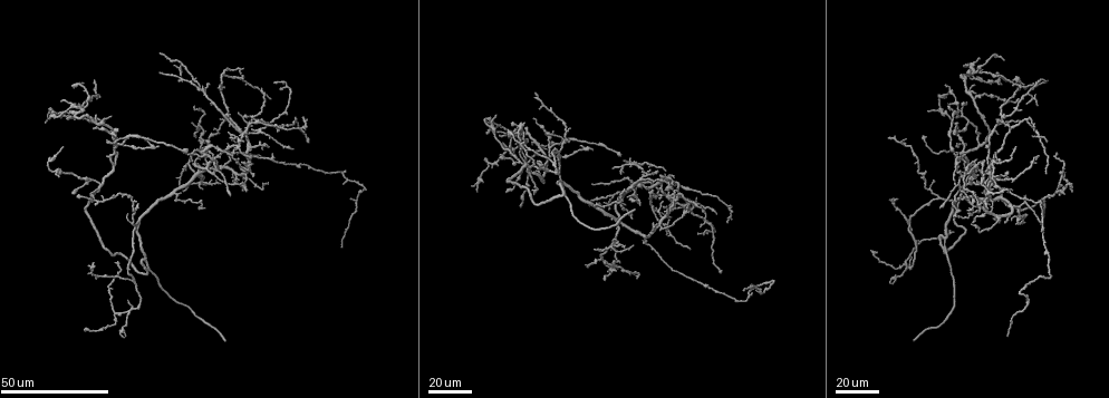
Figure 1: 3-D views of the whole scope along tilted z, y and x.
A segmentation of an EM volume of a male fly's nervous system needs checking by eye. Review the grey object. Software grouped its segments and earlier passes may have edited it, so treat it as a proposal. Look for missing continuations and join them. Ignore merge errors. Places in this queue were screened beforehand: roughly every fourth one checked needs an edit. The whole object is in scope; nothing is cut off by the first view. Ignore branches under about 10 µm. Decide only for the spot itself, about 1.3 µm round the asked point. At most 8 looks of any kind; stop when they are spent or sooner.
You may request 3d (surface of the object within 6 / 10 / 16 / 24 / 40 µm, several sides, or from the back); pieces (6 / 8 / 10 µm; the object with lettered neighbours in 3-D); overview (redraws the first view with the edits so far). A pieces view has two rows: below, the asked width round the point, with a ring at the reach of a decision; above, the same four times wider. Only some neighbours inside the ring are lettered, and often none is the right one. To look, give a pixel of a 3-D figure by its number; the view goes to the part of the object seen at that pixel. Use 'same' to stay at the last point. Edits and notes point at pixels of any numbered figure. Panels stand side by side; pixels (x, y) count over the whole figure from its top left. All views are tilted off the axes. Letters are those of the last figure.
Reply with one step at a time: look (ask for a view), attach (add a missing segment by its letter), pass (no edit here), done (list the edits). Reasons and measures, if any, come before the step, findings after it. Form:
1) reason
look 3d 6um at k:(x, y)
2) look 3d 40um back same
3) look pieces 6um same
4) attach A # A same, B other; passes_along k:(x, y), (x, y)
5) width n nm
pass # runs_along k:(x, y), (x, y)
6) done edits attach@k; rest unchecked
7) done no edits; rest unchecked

free end
look 3d 24um at 1:(1045, 141)

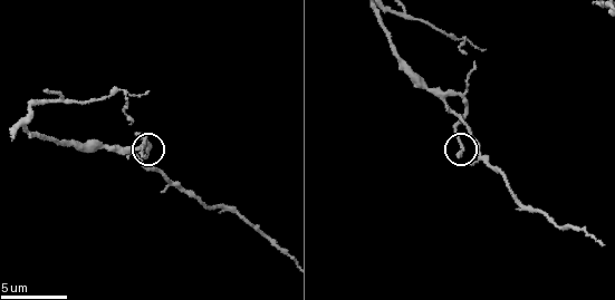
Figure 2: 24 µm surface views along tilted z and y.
what lies round it
look pieces 6um at 2:(147, 151)

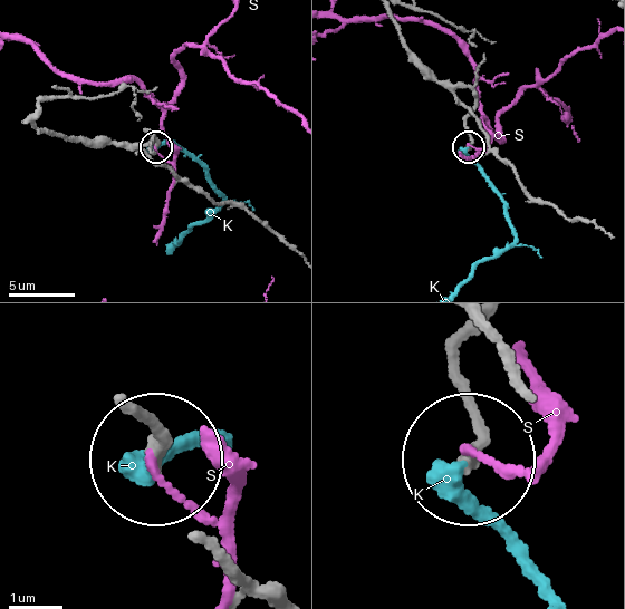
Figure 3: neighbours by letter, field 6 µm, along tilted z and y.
pass # K other, S other; runs_along 3:(388, 10), (424, 64), (473, 95), (468, 145); no lettered segment goes on from it

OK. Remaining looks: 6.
tapers out
look 3d 24um at 1:(654, 226)

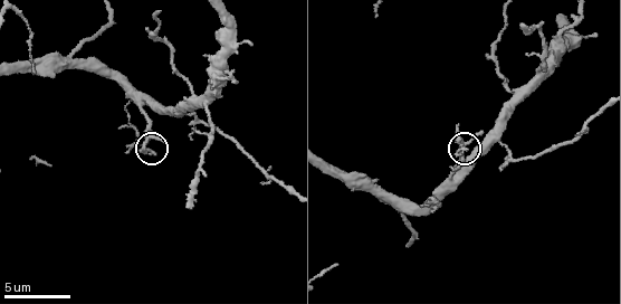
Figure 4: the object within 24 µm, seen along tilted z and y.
look pieces 10um at 4:(464, 149)

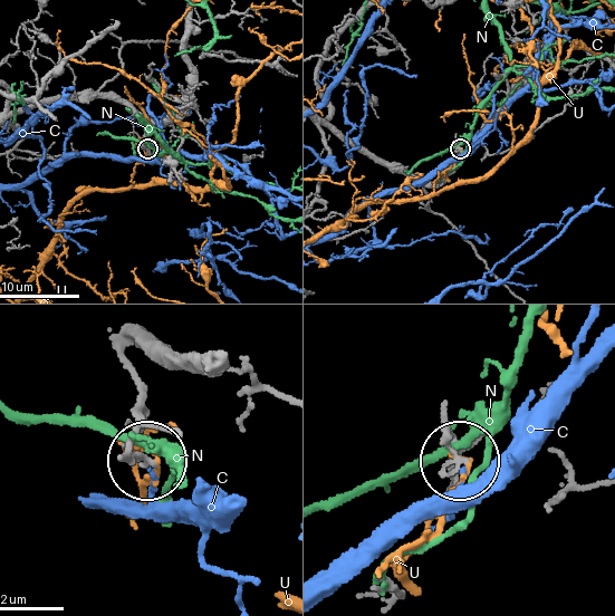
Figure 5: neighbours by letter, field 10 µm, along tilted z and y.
pass # C other, N other, U other; no lettered segment goes on from it

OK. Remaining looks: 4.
thin end
look 3d 40um at 1:(588, 267)

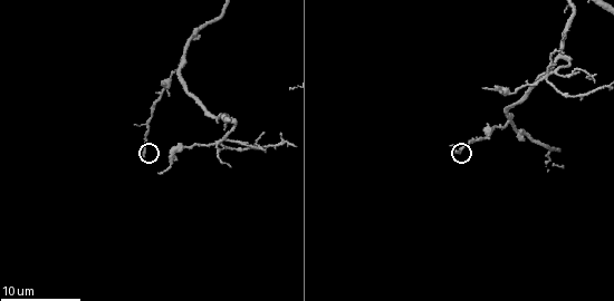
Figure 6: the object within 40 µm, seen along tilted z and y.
look pieces 8um at 6:(144, 154)

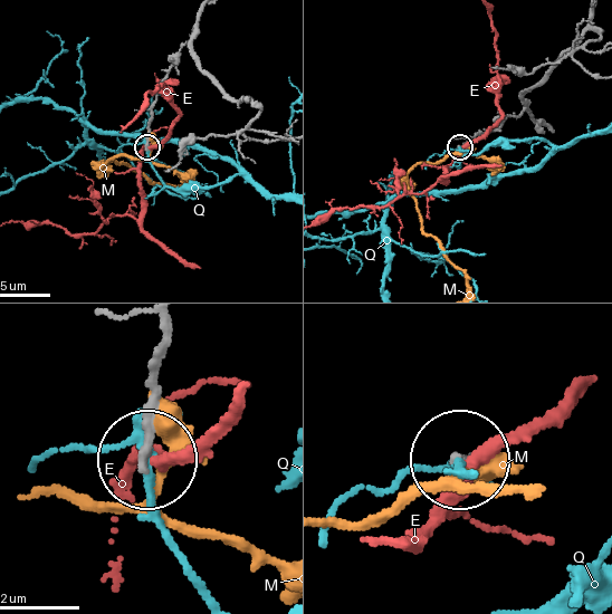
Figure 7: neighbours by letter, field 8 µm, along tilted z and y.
pass # E other, M other, Q other; runs_along 7:(166, 324), (146, 458); no lettered segment goes on from it

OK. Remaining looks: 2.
free end
look 3d 40um at 1:(106, 156)

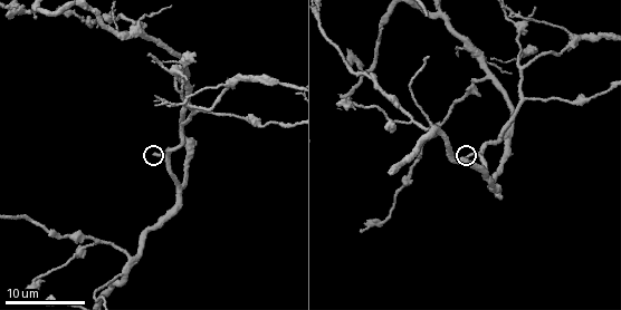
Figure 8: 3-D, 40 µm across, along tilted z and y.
look pieces 6um at 8:(155, 155)

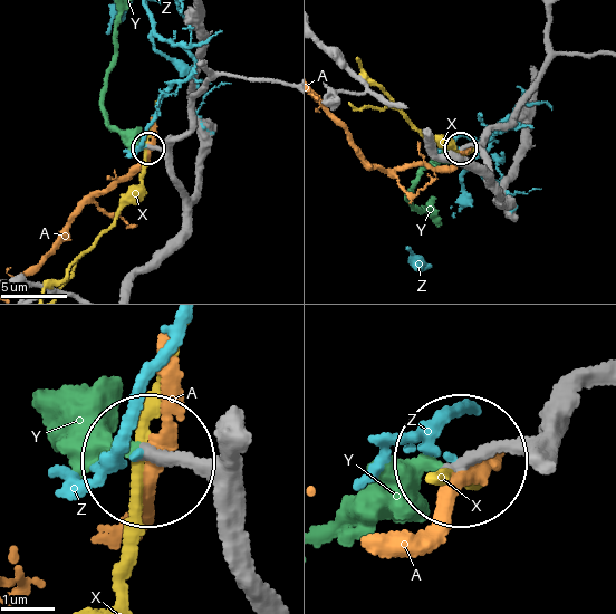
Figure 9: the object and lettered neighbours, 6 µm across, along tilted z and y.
attach Y # A other, X other, Y same, Z other; passes_along 9:(249, 549), (200, 472), (66, 429); the cell continues

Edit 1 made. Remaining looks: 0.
done edits attach@9; rest unchecked

